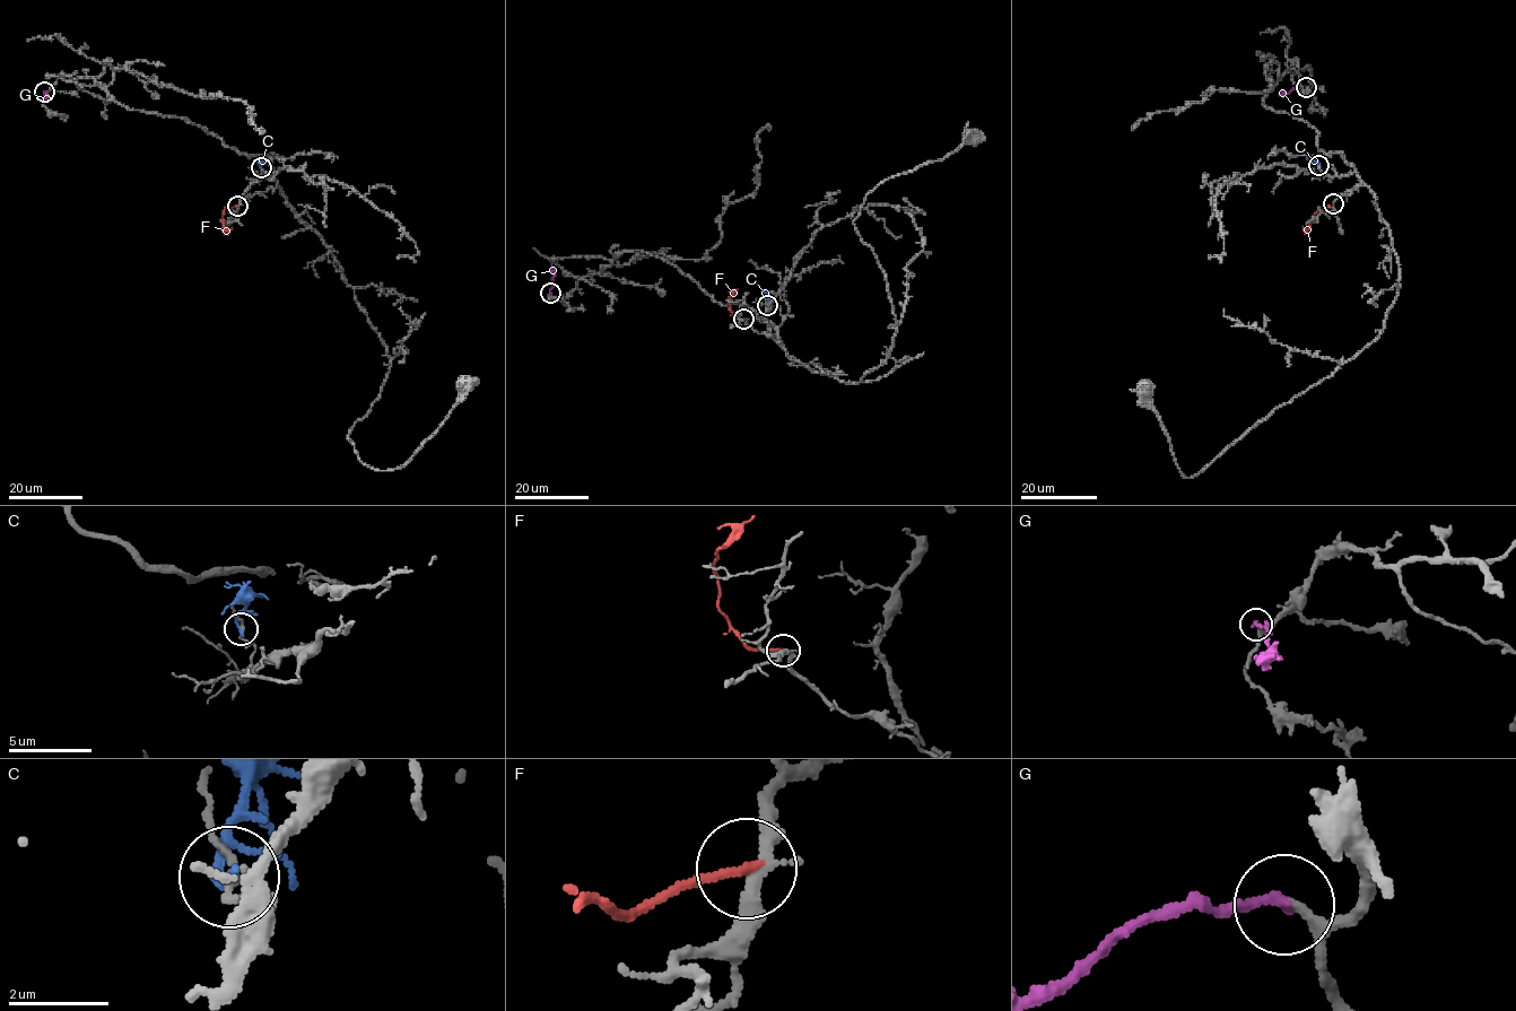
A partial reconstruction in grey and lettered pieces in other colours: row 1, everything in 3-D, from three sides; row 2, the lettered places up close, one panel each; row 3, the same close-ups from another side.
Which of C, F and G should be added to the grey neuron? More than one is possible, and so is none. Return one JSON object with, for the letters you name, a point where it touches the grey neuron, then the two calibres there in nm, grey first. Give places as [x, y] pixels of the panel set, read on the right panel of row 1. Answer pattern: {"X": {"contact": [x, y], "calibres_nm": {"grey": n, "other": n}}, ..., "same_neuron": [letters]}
{"G": {"contact": [1306, 87], "calibres_nm": {"grey": 160, "other": 240}}, "same_neuron": ["G"]}

